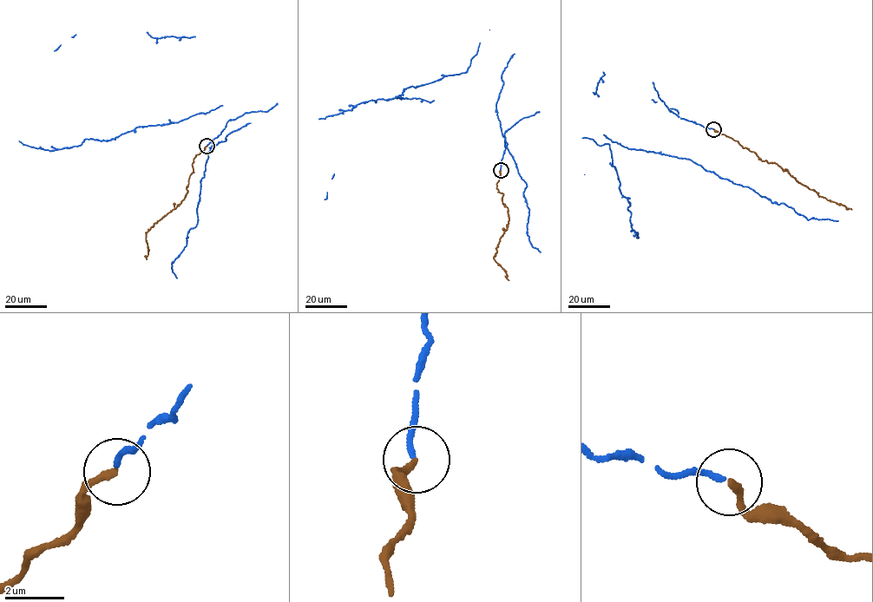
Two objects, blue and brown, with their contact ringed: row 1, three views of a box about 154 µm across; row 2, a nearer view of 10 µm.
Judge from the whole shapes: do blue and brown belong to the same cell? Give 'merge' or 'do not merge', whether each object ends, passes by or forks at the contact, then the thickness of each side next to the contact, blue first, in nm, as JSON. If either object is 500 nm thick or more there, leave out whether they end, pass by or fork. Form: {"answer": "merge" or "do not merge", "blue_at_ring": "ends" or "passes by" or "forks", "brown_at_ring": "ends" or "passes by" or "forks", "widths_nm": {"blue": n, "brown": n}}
{"answer": "merge", "blue_at_ring": "ends", "brown_at_ring": "ends", "widths_nm": {"blue": 180, "brown": 240}}

